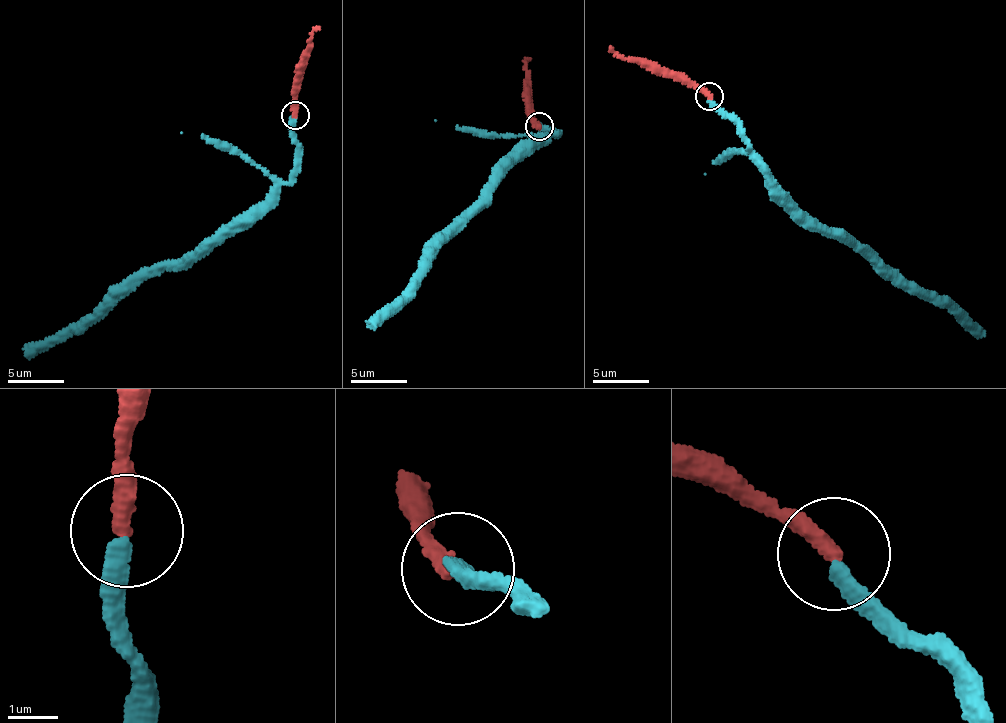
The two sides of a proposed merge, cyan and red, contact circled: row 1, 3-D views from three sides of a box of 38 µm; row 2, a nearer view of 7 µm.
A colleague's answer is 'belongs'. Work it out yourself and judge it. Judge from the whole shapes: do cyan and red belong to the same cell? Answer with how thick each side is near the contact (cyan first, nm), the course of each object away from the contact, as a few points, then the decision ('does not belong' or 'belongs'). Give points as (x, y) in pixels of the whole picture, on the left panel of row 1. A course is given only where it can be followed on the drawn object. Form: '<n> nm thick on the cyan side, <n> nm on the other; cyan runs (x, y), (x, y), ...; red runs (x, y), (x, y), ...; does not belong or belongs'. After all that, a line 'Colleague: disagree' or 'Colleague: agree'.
280 nm thick on the cyan side, 360 nm on the other; cyan runs (296, 115), (293, 175), (251, 219), (190, 262), (138, 280), (106, 312), (41, 346), (29, 359); red runs (296, 115), (297, 92), (312, 37), (319, 27); belongs
Colleague: agree

